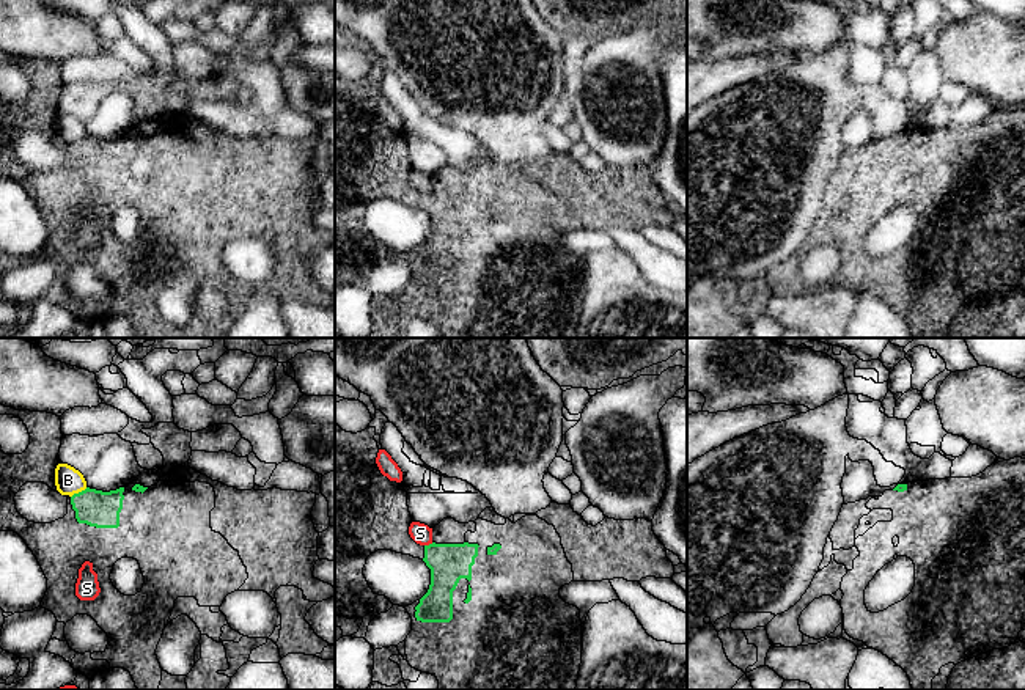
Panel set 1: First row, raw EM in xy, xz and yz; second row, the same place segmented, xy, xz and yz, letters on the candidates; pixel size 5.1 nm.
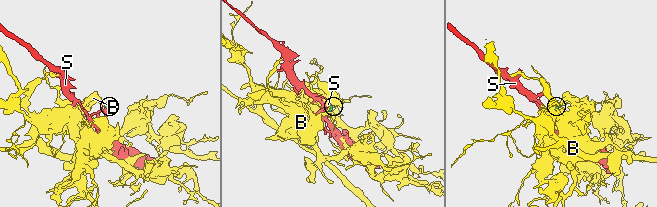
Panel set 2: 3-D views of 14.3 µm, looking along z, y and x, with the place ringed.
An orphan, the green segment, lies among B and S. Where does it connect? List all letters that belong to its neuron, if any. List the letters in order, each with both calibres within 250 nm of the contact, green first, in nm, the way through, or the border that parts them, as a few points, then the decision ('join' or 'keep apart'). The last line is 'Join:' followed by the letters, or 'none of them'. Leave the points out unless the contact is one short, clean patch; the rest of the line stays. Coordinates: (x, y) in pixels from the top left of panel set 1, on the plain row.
B: 190/140 nm | along xy (87, 135), (71, 145) | keep apart
S: 200/100 nm | along xz (433, 190), (425, 194) | keep apart
Join: none of them

